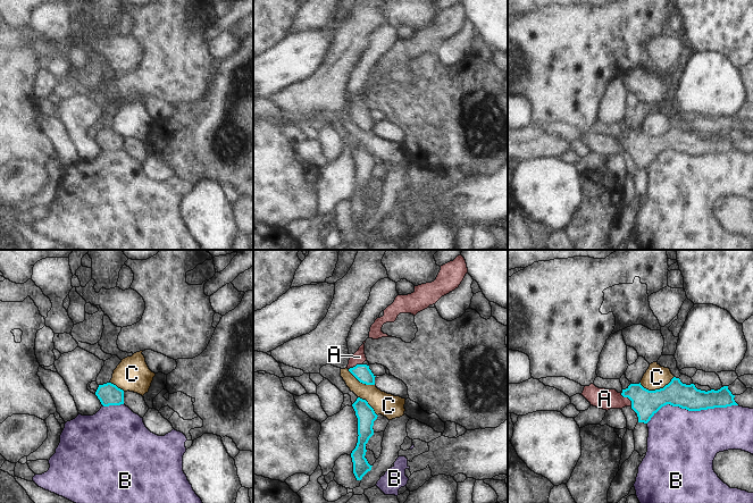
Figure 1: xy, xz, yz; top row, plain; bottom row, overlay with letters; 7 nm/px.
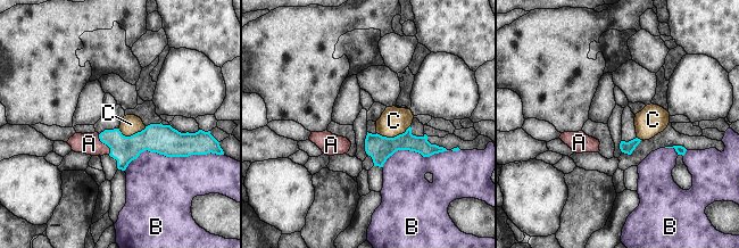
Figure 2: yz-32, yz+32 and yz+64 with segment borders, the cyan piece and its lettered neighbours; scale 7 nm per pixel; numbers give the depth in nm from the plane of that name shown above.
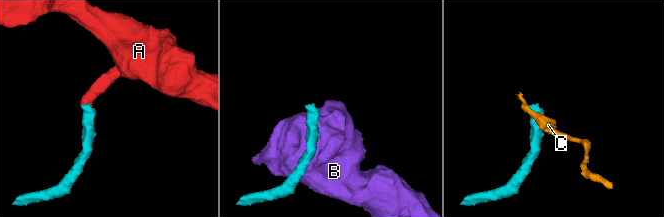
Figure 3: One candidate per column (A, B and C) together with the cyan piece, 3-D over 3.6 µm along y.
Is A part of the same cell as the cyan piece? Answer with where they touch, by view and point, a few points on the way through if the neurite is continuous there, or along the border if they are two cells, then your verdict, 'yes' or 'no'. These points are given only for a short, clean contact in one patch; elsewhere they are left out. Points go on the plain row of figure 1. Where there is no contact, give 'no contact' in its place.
yz (628, 143) | across yz (645, 149), (638, 143), (628, 143), (604, 144) | yes

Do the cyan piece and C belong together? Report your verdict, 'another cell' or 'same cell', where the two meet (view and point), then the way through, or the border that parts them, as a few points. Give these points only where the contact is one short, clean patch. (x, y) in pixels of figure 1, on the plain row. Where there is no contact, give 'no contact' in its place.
another cell | yz (657, 135) | along yz (674, 122), (662, 133), (654, 135), (646, 135), (639, 130)

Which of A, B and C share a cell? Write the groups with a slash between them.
A / B / C

